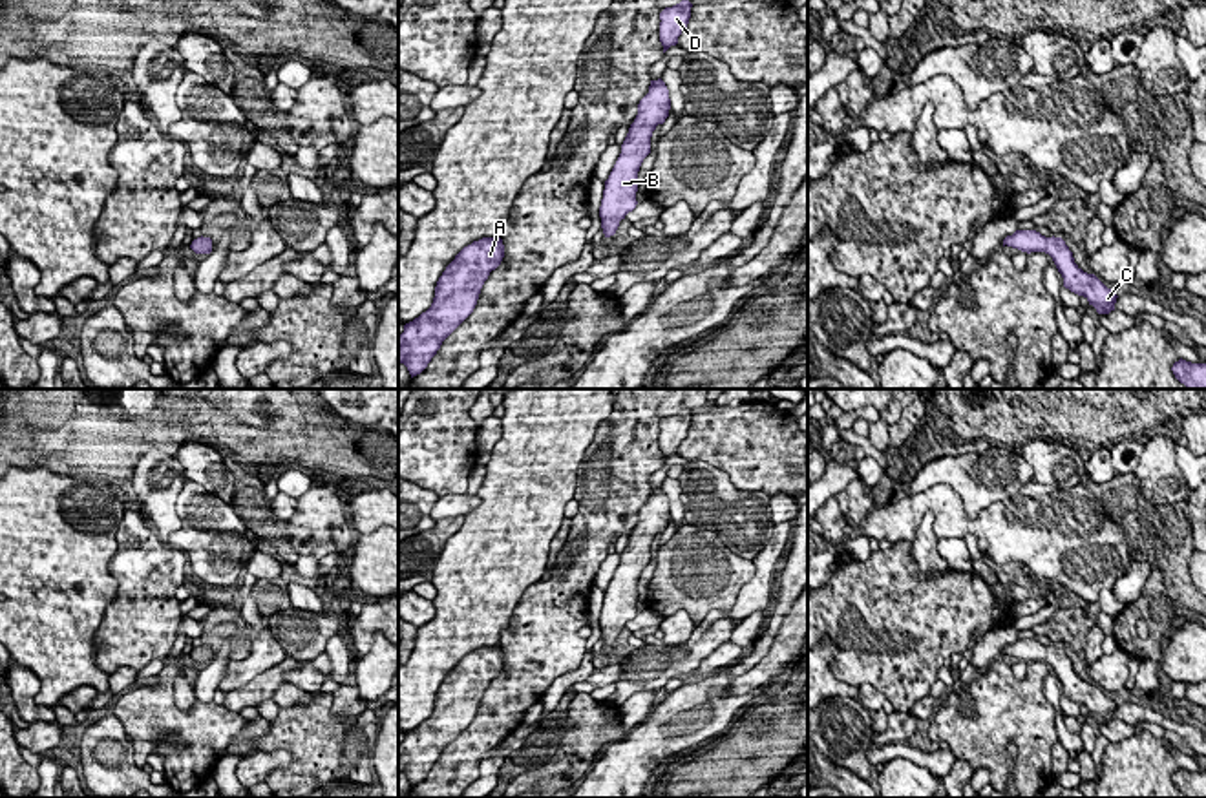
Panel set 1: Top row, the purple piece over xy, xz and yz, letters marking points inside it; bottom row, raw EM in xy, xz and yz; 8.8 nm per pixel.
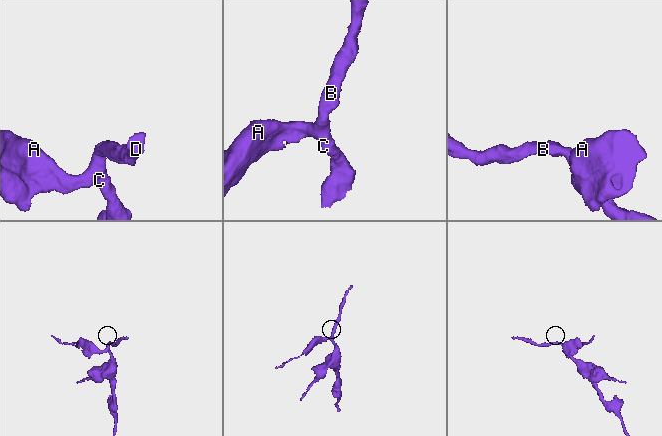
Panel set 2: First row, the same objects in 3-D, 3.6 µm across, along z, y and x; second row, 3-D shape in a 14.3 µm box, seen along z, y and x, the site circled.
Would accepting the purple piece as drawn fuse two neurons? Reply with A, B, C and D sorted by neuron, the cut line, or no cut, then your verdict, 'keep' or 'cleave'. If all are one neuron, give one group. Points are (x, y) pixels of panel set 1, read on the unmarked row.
A B C D; no cut; keep

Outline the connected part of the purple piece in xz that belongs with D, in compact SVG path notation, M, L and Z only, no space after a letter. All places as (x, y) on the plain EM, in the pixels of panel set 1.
M682 409L680 413L672 416L665 416L660 422L660 451L663 455L663 462L678 453L678 446L683 438L687 438L689 427L691 427L691 416L693 413L689 409Z

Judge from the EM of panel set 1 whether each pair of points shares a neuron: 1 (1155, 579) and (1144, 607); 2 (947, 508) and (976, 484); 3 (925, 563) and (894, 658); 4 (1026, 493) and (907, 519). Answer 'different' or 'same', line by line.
1: same
2: different
3: different
4: same

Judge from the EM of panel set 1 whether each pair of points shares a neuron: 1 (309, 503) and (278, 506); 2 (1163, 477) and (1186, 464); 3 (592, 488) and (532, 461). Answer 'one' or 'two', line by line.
1: two
2: two
3: two

